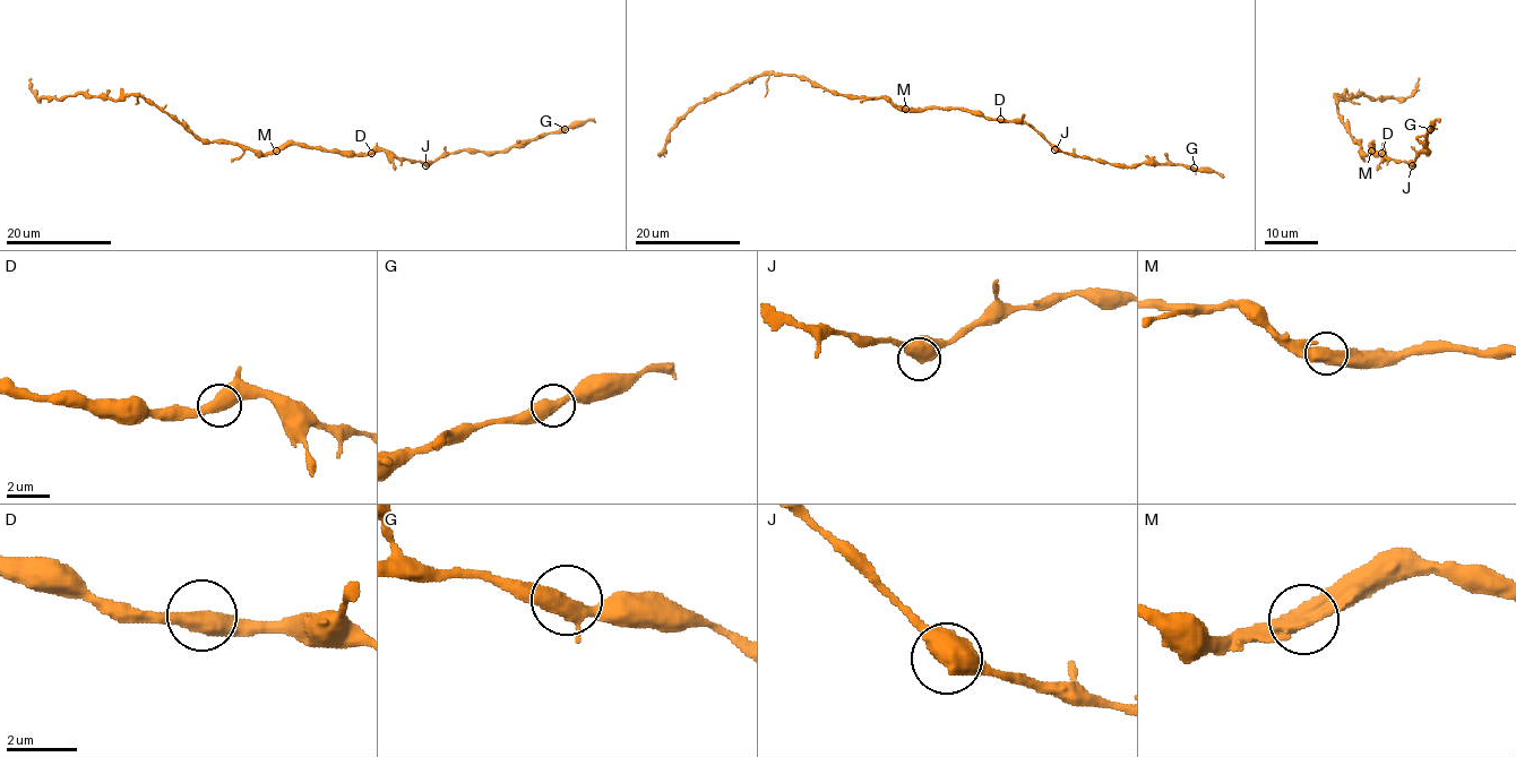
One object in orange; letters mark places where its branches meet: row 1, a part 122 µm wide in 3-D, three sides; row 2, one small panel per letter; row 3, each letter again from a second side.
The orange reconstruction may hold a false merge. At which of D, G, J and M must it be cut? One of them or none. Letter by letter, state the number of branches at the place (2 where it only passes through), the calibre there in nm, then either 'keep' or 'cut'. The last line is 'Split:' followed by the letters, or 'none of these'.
D: 2 | 500 nm | keep
G: 2 | 480 nm | keep
J: 2 | 500 nm | keep
M: 2 | 500 nm | keep
Split: none of these

